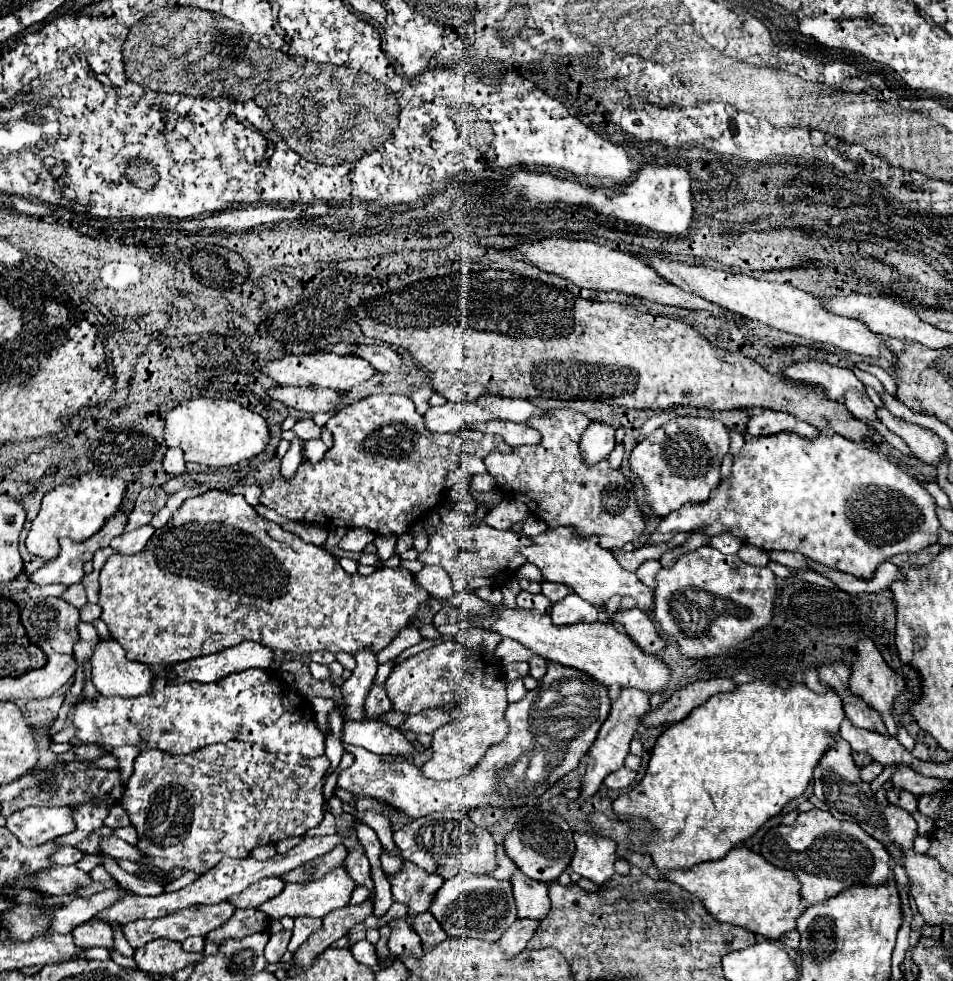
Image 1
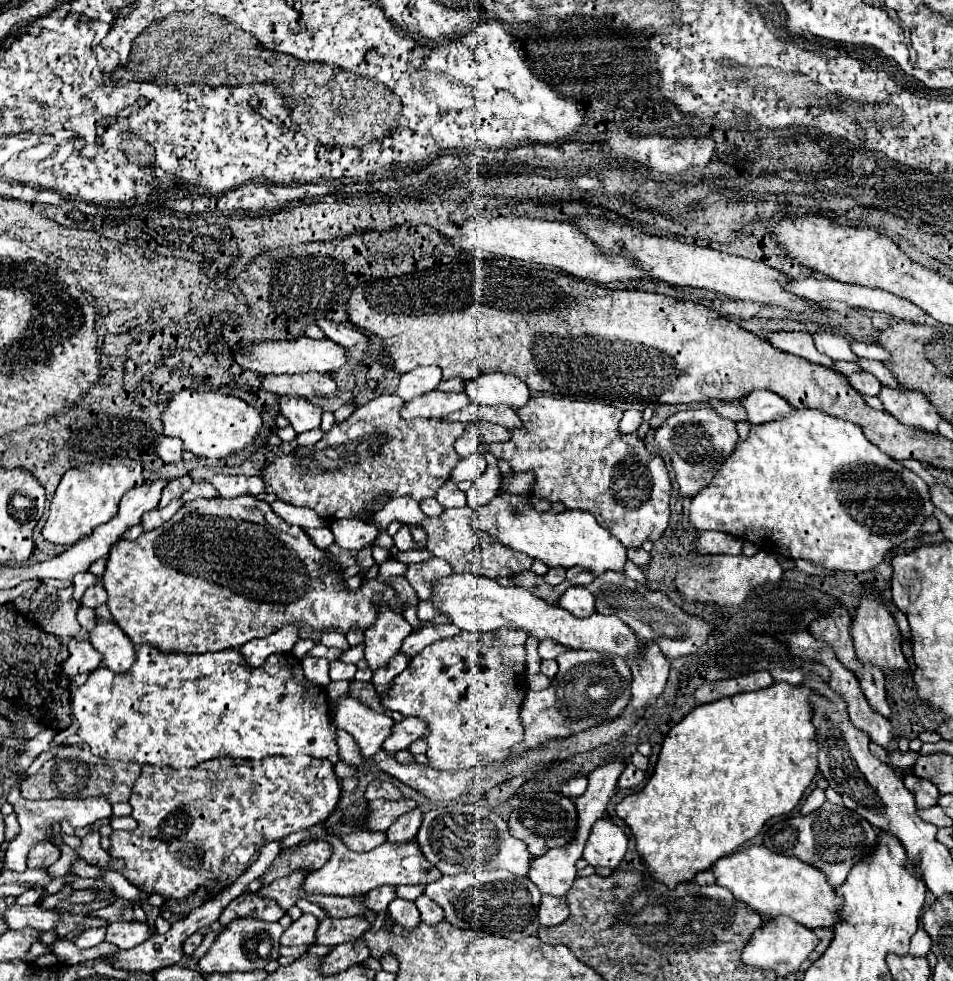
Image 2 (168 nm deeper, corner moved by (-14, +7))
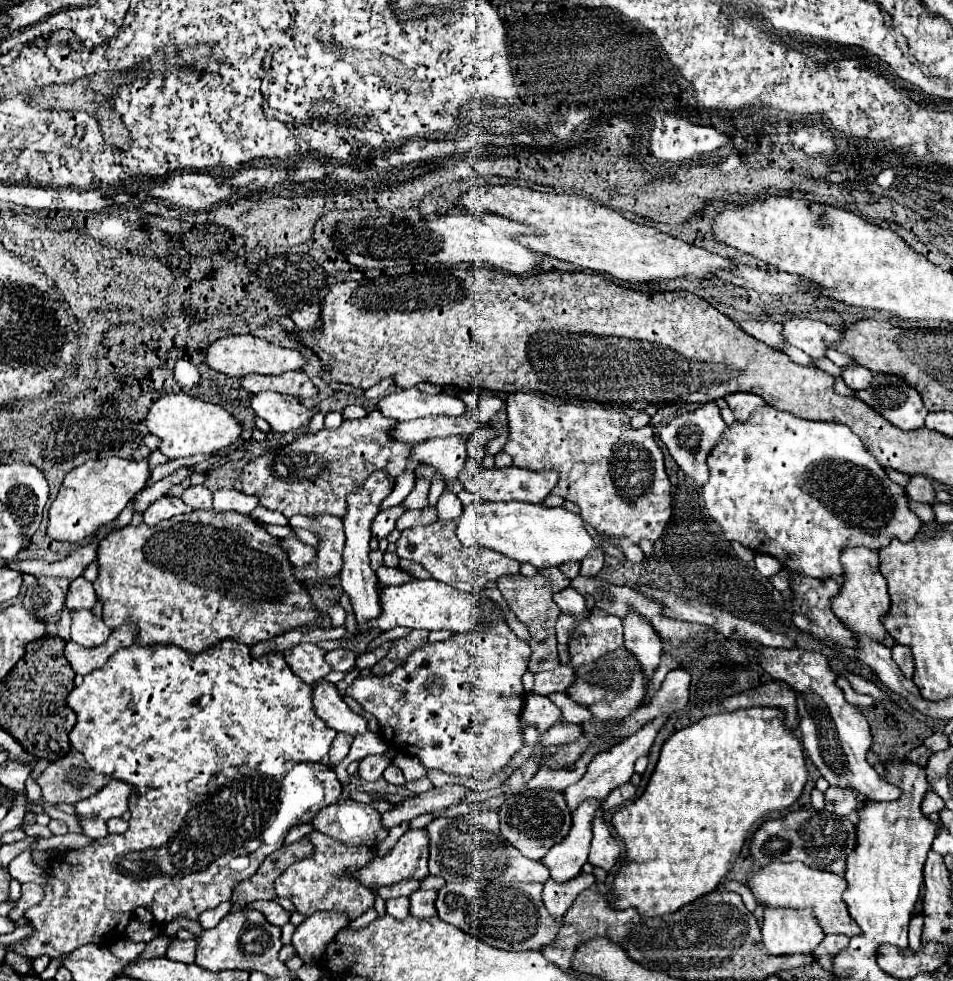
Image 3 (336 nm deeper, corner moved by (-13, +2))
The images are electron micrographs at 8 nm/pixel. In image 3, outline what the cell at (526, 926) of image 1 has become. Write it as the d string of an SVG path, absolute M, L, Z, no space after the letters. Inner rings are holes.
M581 872L575 880L569 880L565 884L557 884L553 880L547 880L545 888L543 888L545 908L549 910L549 914L553 918L563 918L565 912L569 910L569 906L575 902L577 894L593 884L595 884L595 876L585 874L585 872Z

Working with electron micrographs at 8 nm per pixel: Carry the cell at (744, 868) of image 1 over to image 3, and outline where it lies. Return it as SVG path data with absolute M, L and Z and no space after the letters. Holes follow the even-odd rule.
M771 862L769 866L761 866L753 870L747 878L747 886L751 888L753 896L759 904L771 906L771 908L811 908L817 916L817 922L825 934L845 934L855 936L861 934L855 920L851 920L847 906L841 898L841 894L847 888L847 882L831 872L825 870L813 870L801 862Z

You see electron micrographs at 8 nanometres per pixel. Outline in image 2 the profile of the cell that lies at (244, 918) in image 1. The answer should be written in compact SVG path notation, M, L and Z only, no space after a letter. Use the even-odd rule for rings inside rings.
M242 893L222 911L218 921L222 927L226 927L230 921L240 917L258 917L262 921L278 921L284 913L286 911L282 911L274 899L258 897L256 893Z

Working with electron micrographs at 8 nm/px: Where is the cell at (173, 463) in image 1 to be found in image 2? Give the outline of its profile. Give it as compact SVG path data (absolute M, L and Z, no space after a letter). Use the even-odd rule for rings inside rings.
M162 437L156 445L156 455L164 461L164 463L174 463L182 459L182 441L174 439L174 437Z

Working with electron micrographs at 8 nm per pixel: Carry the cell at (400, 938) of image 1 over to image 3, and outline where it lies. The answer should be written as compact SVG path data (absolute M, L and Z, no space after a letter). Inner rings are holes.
M409 898L387 900L387 914L391 914L397 920L403 920L405 916L409 916Z

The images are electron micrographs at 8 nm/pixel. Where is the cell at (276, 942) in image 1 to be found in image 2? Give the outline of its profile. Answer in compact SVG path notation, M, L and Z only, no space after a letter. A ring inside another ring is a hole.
M304 913L298 921L294 921L282 935L280 945L314 945L316 931L320 921L314 915Z

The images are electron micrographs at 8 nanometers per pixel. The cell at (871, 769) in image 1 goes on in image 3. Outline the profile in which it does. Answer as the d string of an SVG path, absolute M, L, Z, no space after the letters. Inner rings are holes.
M919 746L919 748L915 748L915 750L911 750L911 752L909 752L907 762L913 762L913 764L917 764L917 766L925 766L929 756L931 756L931 750L927 750L927 748Z

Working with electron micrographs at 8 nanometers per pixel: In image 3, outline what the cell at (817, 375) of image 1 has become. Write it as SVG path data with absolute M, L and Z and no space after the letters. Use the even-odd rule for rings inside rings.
M745 320L745 322L739 322L739 326L751 334L753 338L765 342L767 346L771 348L777 348L781 350L783 346L787 346L789 342L785 340L785 336L781 336L781 324L775 324L775 322L755 322L755 320Z

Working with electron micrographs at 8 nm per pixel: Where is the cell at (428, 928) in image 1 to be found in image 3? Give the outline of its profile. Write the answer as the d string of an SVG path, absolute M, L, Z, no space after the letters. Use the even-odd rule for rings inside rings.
M415 890L409 900L411 900L411 914L421 918L421 920L427 920L427 918L433 918L437 916L435 912L435 898L437 898L437 892L435 890Z

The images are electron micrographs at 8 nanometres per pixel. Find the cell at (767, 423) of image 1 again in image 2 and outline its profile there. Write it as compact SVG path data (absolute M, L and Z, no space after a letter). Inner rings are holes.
M758 389L744 395L740 403L746 409L748 423L752 425L768 423L768 421L774 421L778 415L786 415L794 411L794 407L790 407L790 403L786 403L780 395L770 391L758 391Z

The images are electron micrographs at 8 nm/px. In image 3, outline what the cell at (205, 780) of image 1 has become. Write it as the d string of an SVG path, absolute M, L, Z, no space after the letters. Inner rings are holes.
M263 760L259 766L249 766L249 764L246 766L246 764L244 764L237 768L229 768L229 770L224 770L226 768L223 768L223 772L215 772L215 774L205 772L205 774L215 776L213 776L213 778L207 778L207 780L191 780L191 782L185 782L185 784L181 784L181 786L151 788L143 786L143 784L138 784L137 786L131 785L134 790L133 796L129 798L131 820L129 820L127 832L125 832L125 834L109 834L109 836L105 836L105 838L99 838L93 846L77 848L77 850L67 850L67 852L61 852L61 854L51 856L51 860L49 860L49 882L47 882L47 886L45 886L45 898L43 898L43 902L41 902L39 906L29 908L29 910L25 912L25 916L29 918L29 922L35 926L37 932L35 932L33 936L29 936L25 944L11 944L11 946L7 946L7 948L13 950L13 952L19 952L21 956L27 956L27 958L37 958L37 956L43 956L43 954L55 958L55 956L59 956L59 954L69 954L69 952L73 952L75 948L85 946L85 944L101 944L101 946L111 946L111 944L115 944L115 938L121 938L121 936L123 936L123 932L125 932L125 928L127 928L127 924L129 924L129 920L131 920L131 914L133 914L133 910L135 910L137 906L149 908L149 910L153 912L155 922L157 922L159 926L165 926L167 922L171 922L171 920L177 918L177 916L185 916L185 918L193 918L193 920L195 920L195 918L199 918L201 912L211 910L211 908L217 908L223 900L229 900L229 898L233 896L233 888L235 888L239 882L243 882L243 880L247 880L249 876L253 876L253 874L257 872L259 864L261 864L271 852L275 852L275 850L279 850L279 848L283 846L285 834L287 834L293 826L309 824L309 822L317 816L317 812L319 812L321 808L325 808L325 806L329 806L329 804L333 804L333 802L339 800L339 796L341 796L341 782L337 780L333 768L331 768L331 766L325 766L325 764L317 764L317 766L303 766L303 768L297 770L297 772L299 772L299 774L297 774L297 800L289 800L289 802L287 802L289 794L287 794L287 786L283 784L283 778L287 771L298 763L313 765L319 762L281 762L281 760Z

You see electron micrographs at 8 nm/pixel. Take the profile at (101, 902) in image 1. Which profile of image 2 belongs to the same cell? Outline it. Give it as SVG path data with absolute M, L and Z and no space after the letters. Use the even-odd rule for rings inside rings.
M36 903L28 905L28 907L20 907L20 905L12 905L2 913L2 919L6 921L8 929L44 929L44 931L52 931L54 923L58 923L58 913L54 913L52 909L44 911L40 909Z

